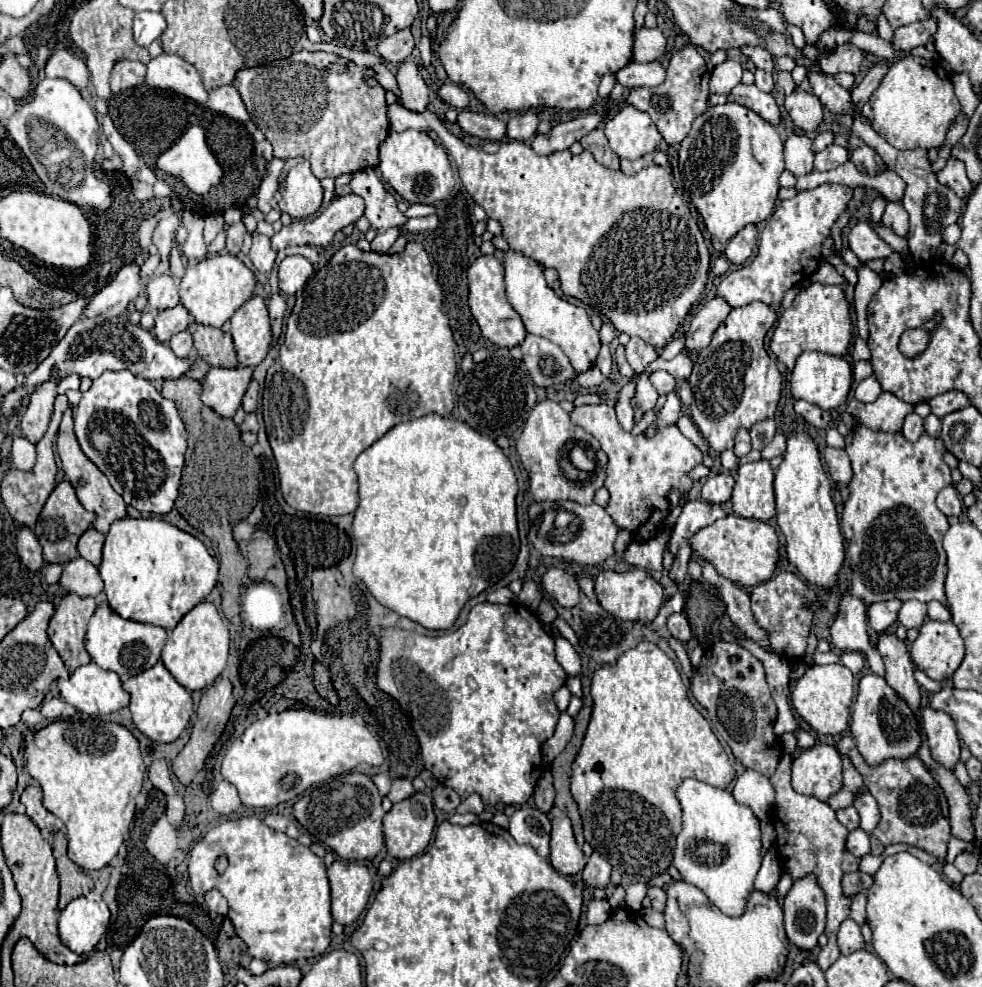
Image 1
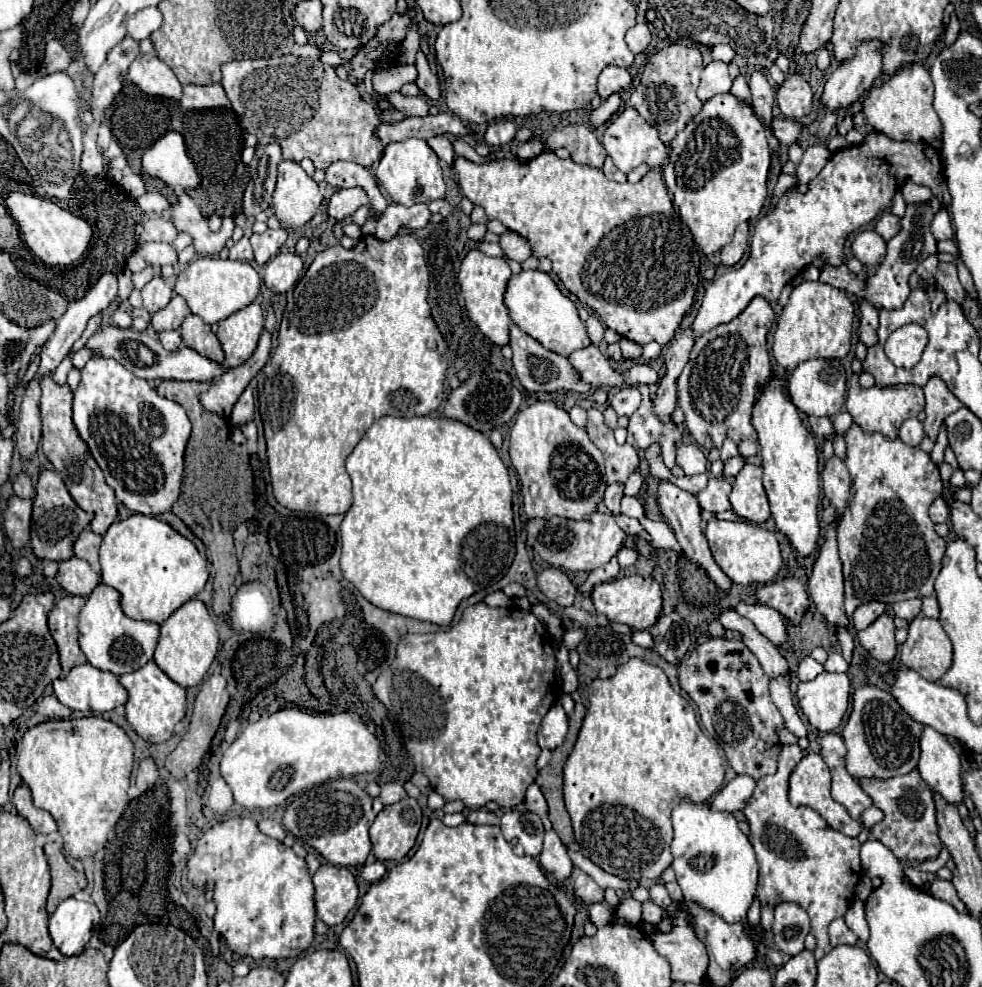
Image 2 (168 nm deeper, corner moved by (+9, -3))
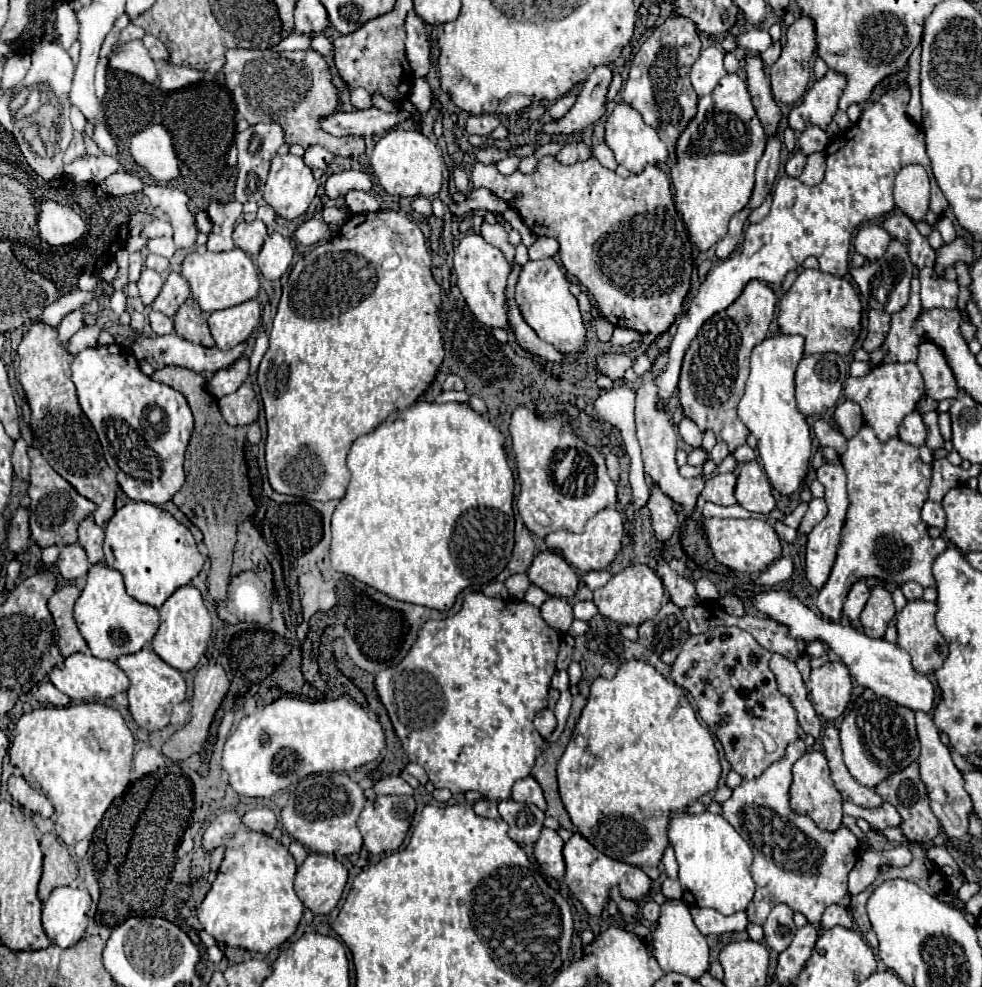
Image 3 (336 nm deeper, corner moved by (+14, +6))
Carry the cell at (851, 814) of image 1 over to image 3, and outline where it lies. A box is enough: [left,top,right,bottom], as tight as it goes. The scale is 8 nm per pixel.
[790,750,842,830]

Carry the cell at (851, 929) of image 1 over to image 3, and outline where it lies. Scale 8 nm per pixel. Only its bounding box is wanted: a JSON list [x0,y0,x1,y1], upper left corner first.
[822,904,854,930]

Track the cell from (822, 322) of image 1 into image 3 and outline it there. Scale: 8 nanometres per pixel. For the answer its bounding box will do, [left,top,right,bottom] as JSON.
[778,270,860,354]

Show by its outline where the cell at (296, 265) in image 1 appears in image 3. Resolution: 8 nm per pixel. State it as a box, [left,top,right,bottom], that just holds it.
[258,232,294,280]

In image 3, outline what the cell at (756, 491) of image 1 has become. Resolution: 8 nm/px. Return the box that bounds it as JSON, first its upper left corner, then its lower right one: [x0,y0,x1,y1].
[734,460,776,514]

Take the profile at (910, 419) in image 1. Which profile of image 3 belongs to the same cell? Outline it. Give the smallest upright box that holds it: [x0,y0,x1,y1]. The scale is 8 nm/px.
[898,412,926,446]

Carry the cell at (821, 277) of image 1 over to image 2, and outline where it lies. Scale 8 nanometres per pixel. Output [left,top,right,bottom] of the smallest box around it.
[819,203,937,311]

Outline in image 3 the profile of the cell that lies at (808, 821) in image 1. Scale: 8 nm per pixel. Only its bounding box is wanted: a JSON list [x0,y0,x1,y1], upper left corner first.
[722,740,858,930]

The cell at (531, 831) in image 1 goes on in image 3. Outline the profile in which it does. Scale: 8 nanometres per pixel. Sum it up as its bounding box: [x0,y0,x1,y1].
[498,800,544,846]

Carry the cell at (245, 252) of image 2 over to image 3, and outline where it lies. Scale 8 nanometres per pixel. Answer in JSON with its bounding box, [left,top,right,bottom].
[206,230,234,252]

